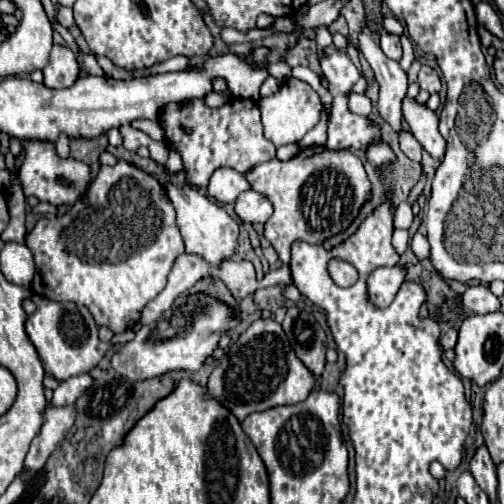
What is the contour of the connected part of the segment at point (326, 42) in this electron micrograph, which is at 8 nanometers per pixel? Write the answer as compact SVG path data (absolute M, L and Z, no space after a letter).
M318 27L316 29L316 55L318 61L324 59L324 51L332 45L332 35L328 33L328 27Z

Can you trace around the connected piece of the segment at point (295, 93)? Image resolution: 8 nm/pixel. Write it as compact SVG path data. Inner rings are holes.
M290 77L288 81L282 83L280 91L262 97L258 101L260 113L262 113L262 125L264 125L264 135L268 141L280 145L280 143L298 143L316 123L320 117L320 97L318 93L304 81Z

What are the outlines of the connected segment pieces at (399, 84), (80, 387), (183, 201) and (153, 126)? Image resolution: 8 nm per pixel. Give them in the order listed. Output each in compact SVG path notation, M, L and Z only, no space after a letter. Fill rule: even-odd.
M360 27L358 31L358 47L364 53L366 61L370 63L378 83L380 83L380 101L378 111L384 121L388 121L396 131L400 131L402 125L402 99L406 95L406 73L400 69L398 61L392 61L384 55L378 43L372 41Z
M86 373L78 375L78 377L72 377L72 379L58 385L58 389L54 391L52 401L48 405L56 405L56 407L74 405L90 385L92 385L92 377L86 375Z
M162 167L164 179L160 179L160 185L164 187L168 199L172 201L176 209L176 223L180 227L180 233L184 237L186 249L190 253L198 253L210 263L220 263L222 259L232 257L236 249L236 239L238 239L238 223L212 199L208 199L204 193L196 191L194 185L188 181L186 169L178 173L170 173L168 167Z
M137 119L131 123L132 127L148 134L153 140L164 142L165 134L158 122L151 120Z

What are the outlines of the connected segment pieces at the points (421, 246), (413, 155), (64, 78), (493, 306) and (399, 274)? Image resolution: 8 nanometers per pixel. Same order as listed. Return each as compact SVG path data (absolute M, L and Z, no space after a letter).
M416 233L410 241L410 247L418 259L430 259L430 245L422 233Z
M402 129L398 133L398 141L400 141L400 149L404 155L408 155L412 161L422 159L422 145L414 139L414 135L408 129Z
M54 45L50 53L48 65L44 71L44 85L52 89L66 89L72 87L80 75L80 65L76 59L76 53L72 53L66 47Z
M484 285L468 287L468 291L462 295L462 303L466 309L474 313L494 313L500 309L500 299Z
M394 265L394 267L378 267L368 277L370 301L376 307L390 305L404 281L406 281L406 269L404 267L400 267L400 265Z

